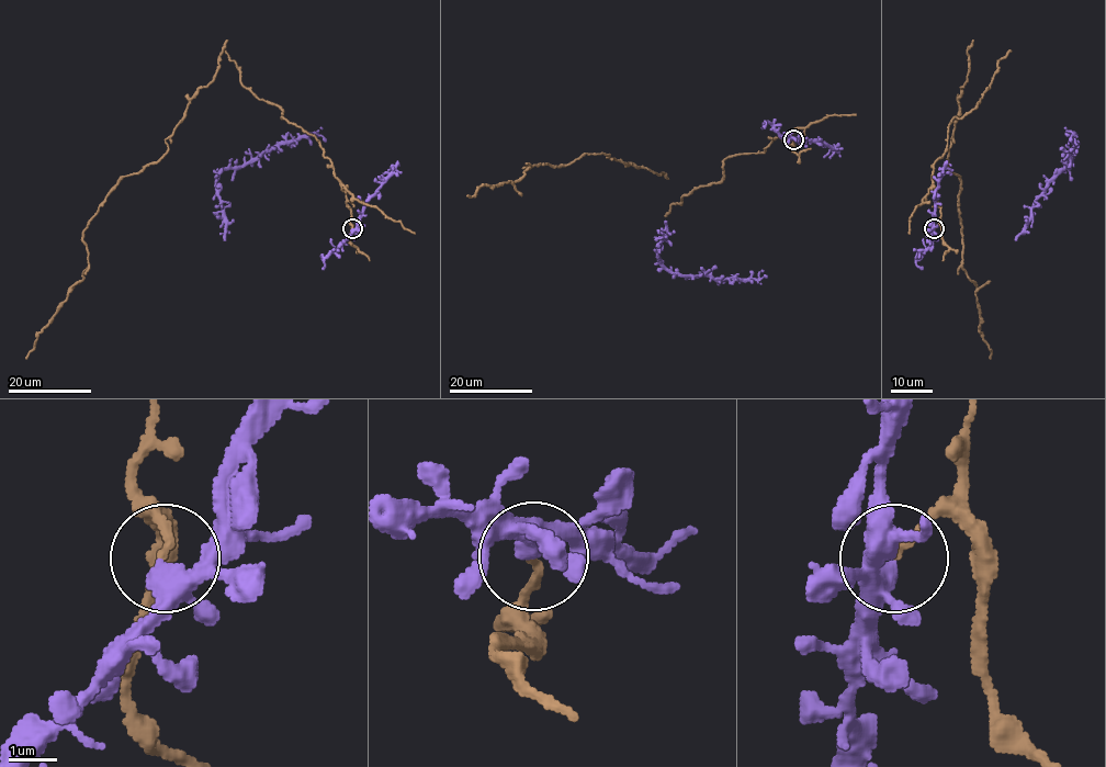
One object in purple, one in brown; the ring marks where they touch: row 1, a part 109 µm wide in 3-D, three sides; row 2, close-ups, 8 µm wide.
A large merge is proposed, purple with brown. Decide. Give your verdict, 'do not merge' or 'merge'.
do not merge

